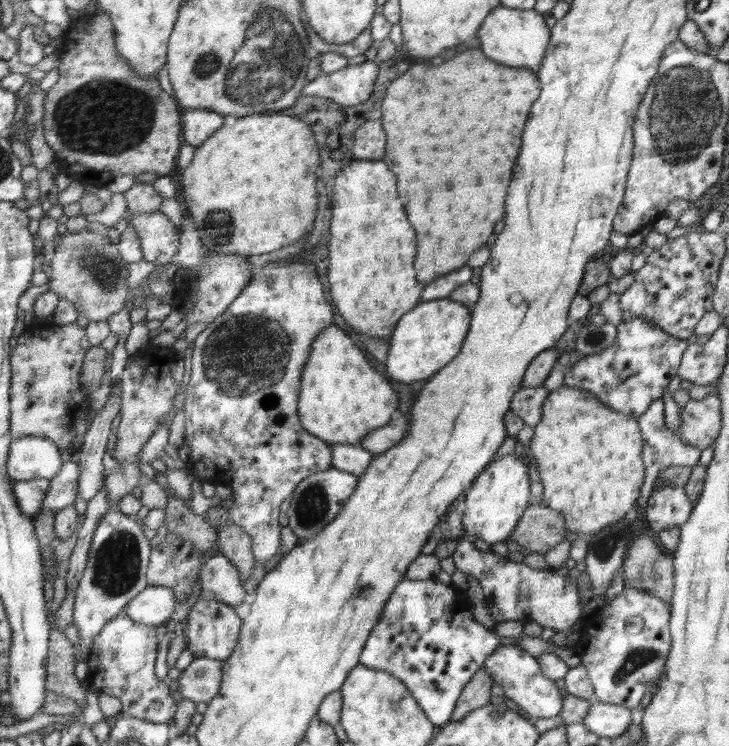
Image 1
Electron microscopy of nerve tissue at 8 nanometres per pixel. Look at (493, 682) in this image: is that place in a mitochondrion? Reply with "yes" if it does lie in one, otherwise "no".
no

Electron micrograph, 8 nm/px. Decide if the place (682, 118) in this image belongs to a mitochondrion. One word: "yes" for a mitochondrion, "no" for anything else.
yes

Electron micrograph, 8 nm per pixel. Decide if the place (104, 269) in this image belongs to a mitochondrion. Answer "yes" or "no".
yes

